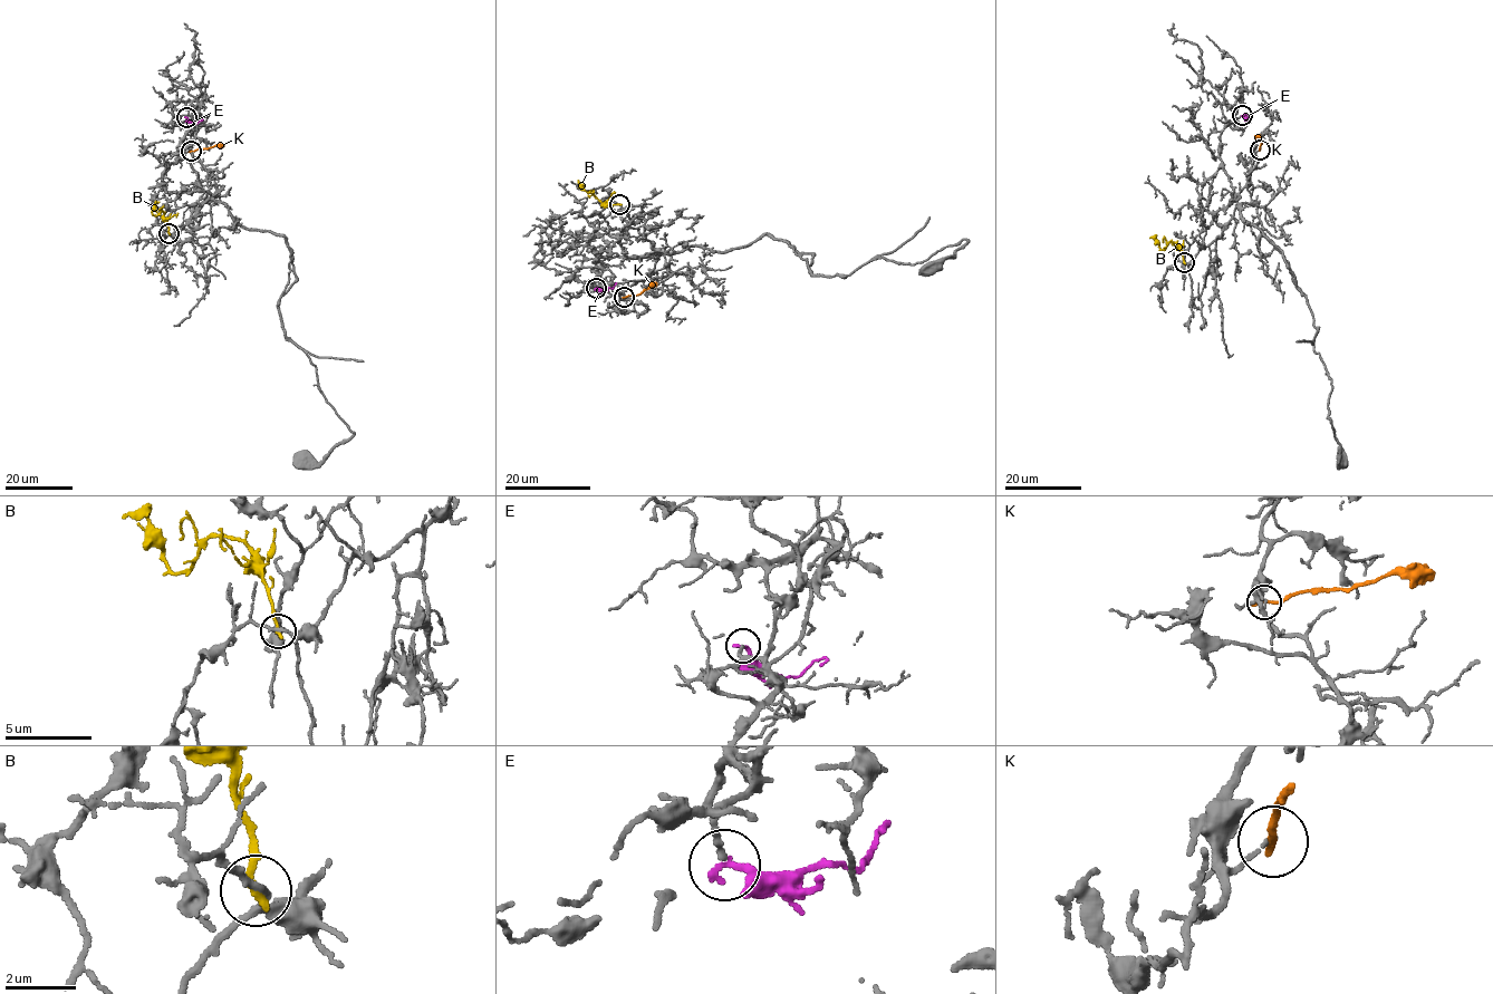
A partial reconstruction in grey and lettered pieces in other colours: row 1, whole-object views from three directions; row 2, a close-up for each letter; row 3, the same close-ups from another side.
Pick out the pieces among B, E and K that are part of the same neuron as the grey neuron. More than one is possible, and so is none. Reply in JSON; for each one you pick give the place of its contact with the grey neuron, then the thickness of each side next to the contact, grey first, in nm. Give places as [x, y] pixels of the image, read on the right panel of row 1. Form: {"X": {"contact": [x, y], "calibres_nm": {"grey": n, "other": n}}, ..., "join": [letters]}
{"E": {"contact": [1242, 115], "calibres_nm": {"grey": 170, "other": 260}}, "join": ["E"]}

